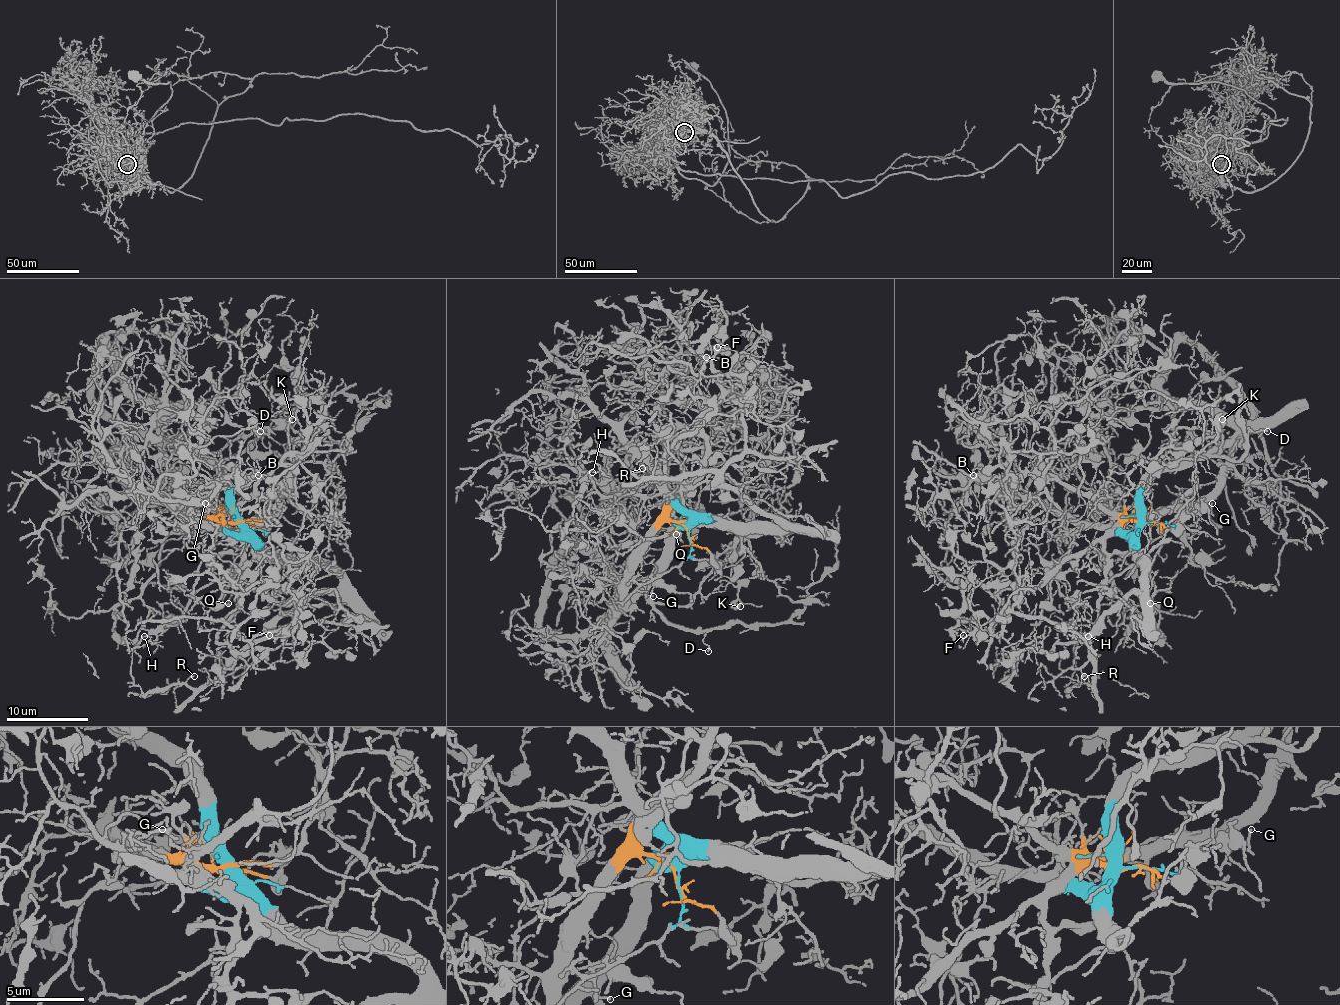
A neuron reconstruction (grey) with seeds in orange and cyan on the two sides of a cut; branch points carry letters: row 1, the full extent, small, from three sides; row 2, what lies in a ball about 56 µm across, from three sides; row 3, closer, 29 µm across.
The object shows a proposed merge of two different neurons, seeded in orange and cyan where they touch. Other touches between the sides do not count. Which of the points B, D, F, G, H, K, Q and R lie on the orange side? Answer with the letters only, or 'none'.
B, G, K

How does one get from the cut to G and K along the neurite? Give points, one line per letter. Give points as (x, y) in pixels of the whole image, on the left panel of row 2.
G: (237, 522), (217, 520), (186, 510), (186, 506), (196, 512), (205, 502)
K: (237, 522), (268, 518), (278, 508), (288, 486), (282, 457), (290, 439), (286, 425), (292, 419)

